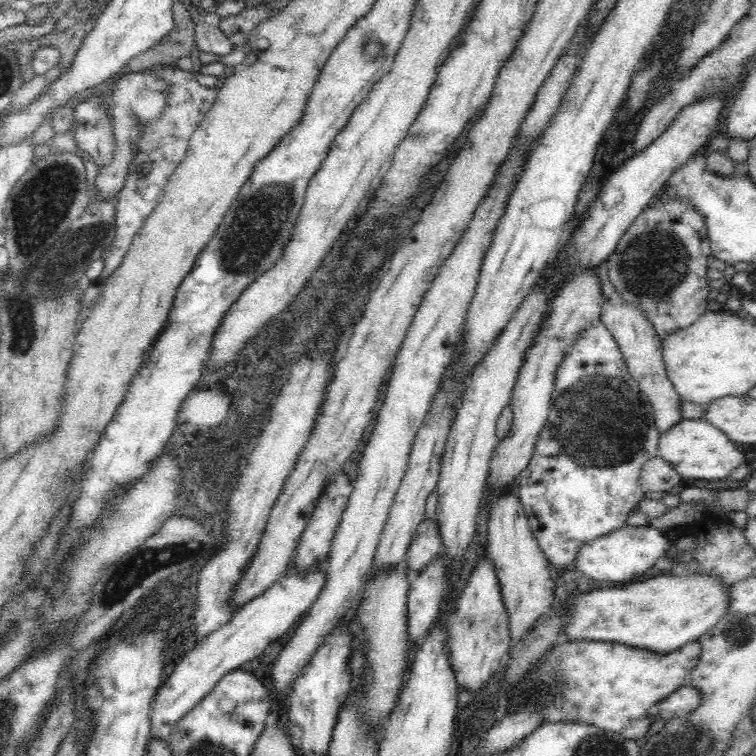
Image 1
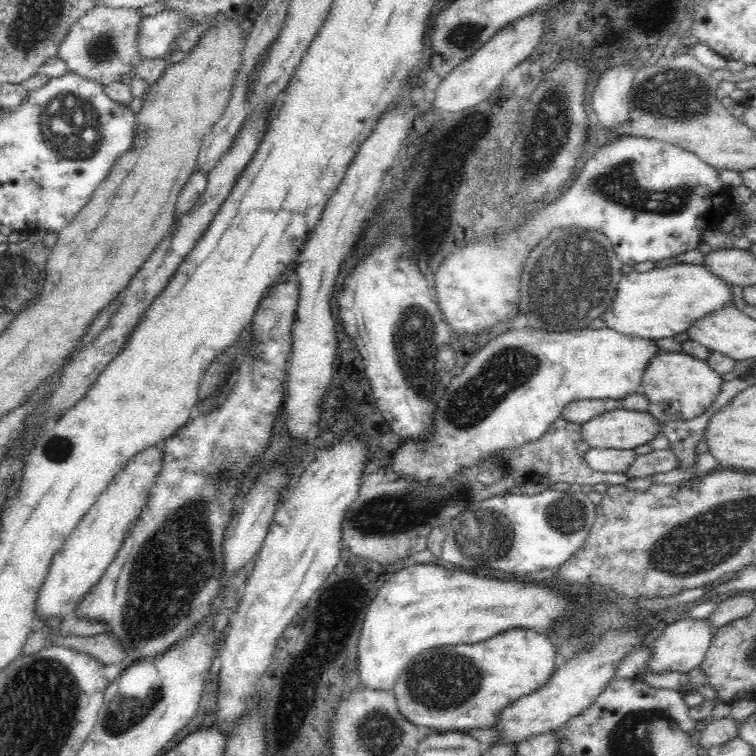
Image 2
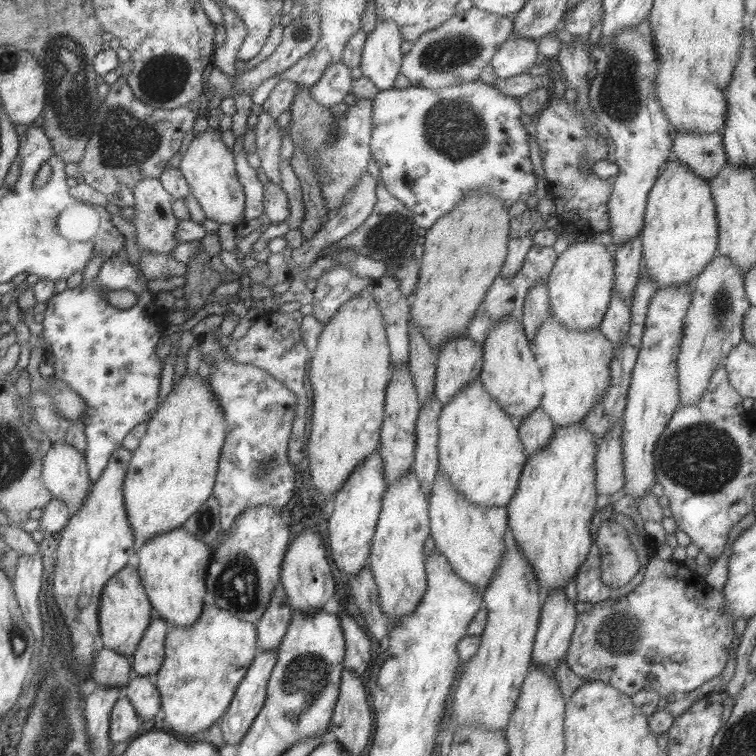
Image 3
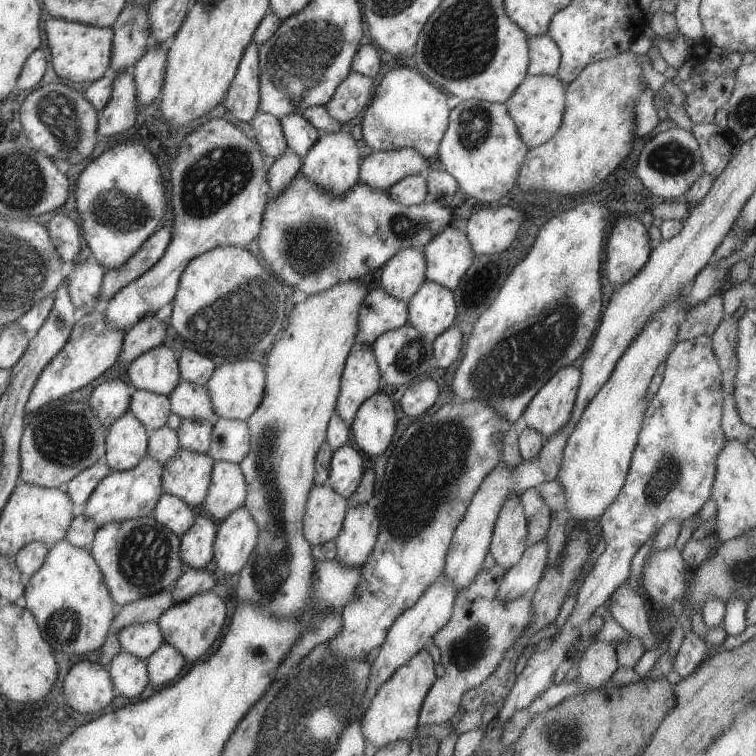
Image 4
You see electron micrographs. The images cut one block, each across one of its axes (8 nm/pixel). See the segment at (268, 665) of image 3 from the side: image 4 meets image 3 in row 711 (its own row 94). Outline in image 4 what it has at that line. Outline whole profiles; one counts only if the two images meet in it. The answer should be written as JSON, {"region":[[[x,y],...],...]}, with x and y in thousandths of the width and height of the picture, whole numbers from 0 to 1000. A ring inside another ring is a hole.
{"region":[[[332,54],[316,79],[311,101],[295,127],[294,139],[319,161],[329,161],[343,138],[341,61]]]}

